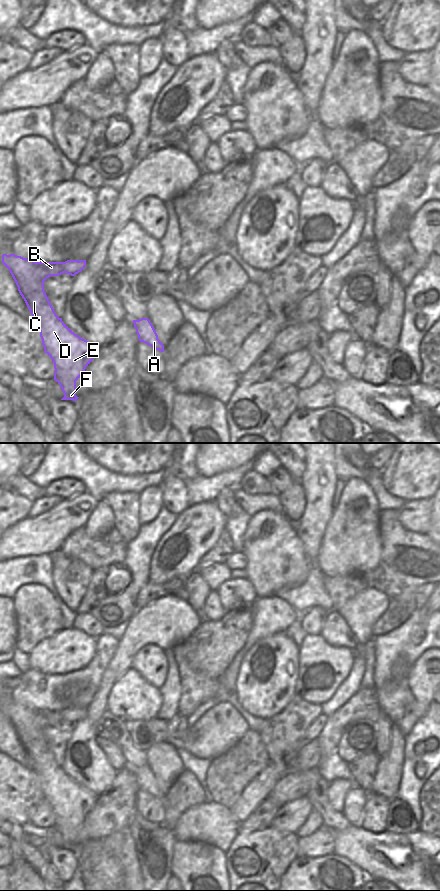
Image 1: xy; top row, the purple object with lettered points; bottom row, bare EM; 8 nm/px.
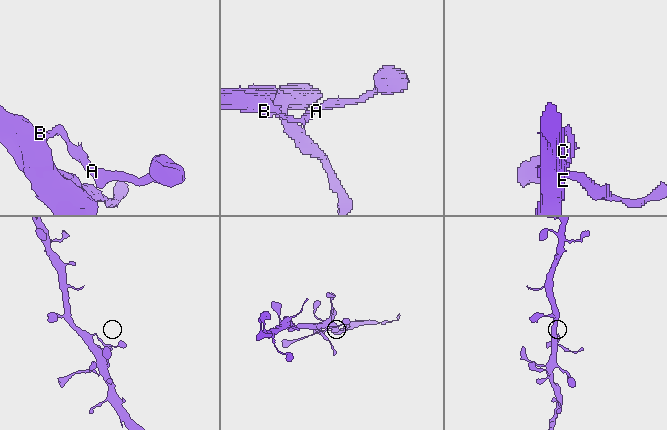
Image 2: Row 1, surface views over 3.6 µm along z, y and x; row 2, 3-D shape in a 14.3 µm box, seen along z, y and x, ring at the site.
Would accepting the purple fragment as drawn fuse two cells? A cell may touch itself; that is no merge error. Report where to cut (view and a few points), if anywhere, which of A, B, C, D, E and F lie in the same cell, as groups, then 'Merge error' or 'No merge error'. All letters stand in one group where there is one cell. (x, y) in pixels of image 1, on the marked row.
Split along xy (79, 260), (84, 267). Groups: A / B C D E F. Merge error.

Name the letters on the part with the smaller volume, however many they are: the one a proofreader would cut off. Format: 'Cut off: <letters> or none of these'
Cut off: A

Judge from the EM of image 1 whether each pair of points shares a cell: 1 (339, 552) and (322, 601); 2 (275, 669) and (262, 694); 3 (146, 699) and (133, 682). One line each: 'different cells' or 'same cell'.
1: different cells
2: same cell
3: same cell

